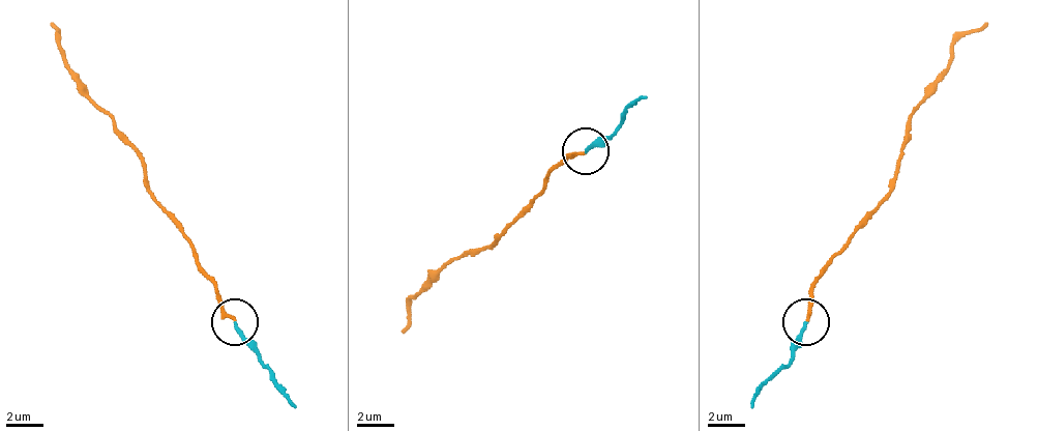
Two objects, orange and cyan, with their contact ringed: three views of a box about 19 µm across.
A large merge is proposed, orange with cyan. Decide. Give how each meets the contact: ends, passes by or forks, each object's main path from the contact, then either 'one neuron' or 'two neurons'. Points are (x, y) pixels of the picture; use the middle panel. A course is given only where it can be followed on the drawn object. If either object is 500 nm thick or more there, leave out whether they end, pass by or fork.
orange ends; cyan ends; course orange (587, 152), (568, 156), (488, 246), (451, 259), (410, 302), (405, 334); course cyan (587, 152), (596, 147), (647, 96); one neuron

